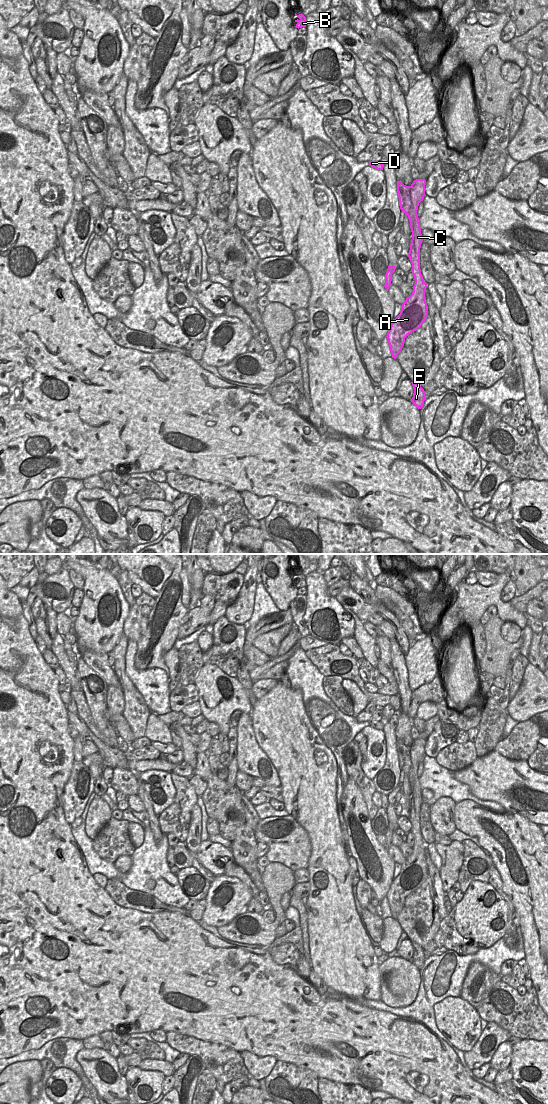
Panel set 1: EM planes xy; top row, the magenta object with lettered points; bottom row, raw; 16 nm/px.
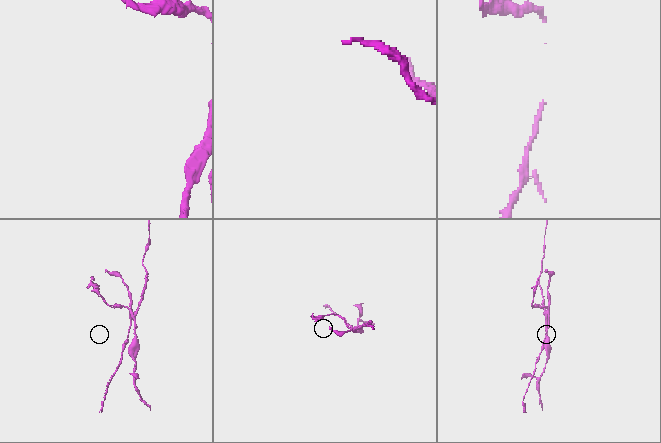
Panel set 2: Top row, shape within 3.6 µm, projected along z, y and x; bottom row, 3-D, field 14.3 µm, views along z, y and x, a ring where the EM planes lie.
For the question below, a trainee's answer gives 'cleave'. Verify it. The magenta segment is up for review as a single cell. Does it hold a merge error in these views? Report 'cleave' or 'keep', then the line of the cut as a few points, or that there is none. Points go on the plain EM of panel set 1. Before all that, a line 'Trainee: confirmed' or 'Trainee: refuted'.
Trainee: confirmed
cleave | xy (411, 746), (410, 768), (404, 772)

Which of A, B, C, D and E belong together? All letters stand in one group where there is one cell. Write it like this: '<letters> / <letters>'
A C E / B D

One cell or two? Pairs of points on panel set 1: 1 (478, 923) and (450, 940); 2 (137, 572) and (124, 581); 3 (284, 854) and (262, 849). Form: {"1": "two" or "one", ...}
{"1": "two", "2": "two", "3": "two"}

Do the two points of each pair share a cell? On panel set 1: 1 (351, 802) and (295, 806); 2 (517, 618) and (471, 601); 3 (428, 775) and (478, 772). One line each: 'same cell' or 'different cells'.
1: different cells
2: same cell
3: different cells

